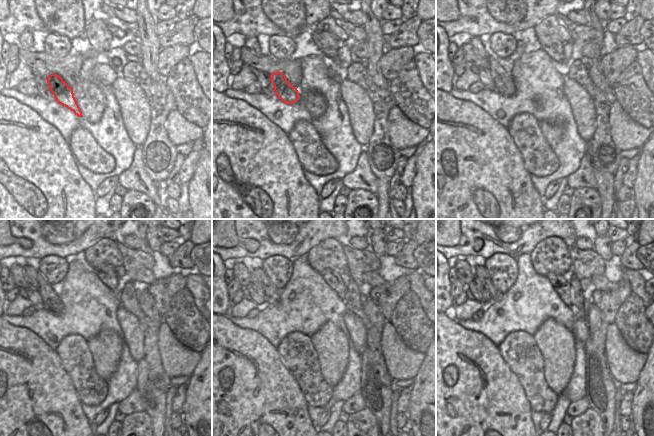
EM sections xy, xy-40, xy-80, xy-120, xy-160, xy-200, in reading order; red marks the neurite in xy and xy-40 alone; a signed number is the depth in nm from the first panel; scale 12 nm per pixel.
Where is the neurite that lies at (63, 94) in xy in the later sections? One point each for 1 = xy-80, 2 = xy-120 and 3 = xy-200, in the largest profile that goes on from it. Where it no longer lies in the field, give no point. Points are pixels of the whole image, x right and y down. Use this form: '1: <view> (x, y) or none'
1: xy-80 (504, 84)
2: xy-120 (51, 301)
3: xy-200 (480, 272)

